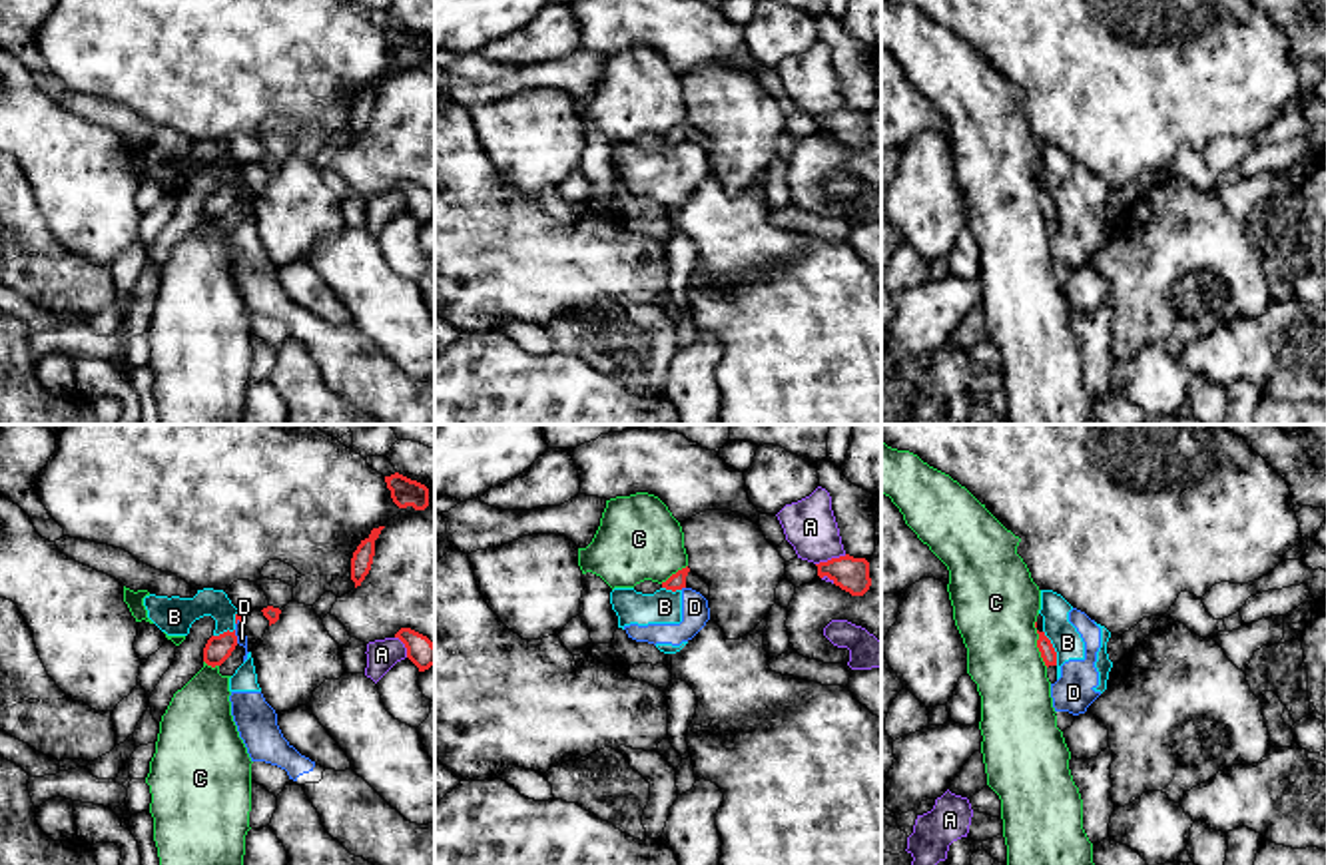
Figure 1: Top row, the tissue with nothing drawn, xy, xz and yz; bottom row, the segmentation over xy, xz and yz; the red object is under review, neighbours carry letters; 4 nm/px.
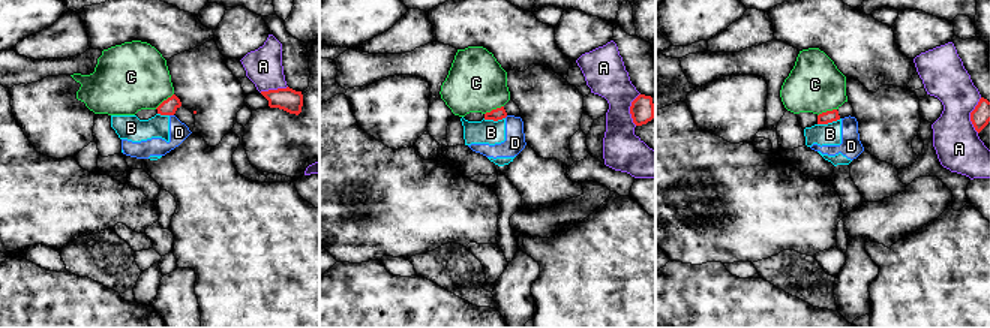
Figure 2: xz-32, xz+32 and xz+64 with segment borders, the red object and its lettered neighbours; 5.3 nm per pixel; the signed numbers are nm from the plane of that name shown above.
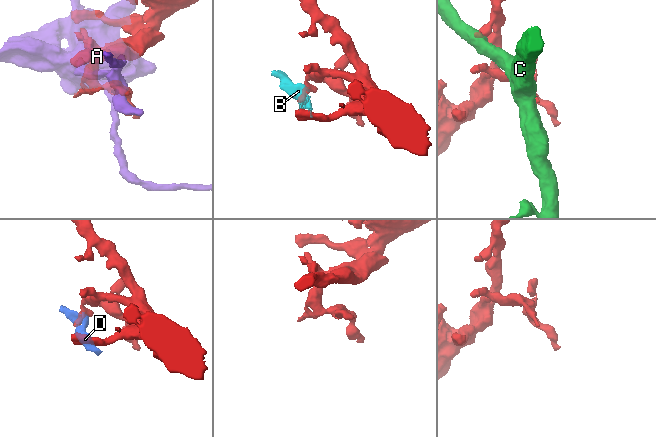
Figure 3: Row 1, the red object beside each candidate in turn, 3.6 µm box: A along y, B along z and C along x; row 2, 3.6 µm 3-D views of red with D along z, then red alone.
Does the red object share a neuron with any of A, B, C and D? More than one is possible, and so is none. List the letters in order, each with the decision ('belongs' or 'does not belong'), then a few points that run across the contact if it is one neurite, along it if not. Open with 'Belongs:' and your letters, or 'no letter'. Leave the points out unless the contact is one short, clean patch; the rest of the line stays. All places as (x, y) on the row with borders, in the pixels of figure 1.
Belongs: no letter
A: does not belong
B: does not belong | yz (1043, 630), (1057, 664)
C: does not belong
D: does not belong | xy (234, 630), (238, 642)

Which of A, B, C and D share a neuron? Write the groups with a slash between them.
A / B D / C

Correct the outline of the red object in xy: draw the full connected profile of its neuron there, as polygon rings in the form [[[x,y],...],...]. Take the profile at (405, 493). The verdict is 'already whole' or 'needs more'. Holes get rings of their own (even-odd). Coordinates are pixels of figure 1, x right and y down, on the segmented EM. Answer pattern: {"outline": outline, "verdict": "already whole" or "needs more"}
{"outline": [[[399,472],[385,476],[391,498],[399,508],[413,506],[425,510],[429,506],[429,488],[417,480],[411,480]]], "verdict": "already whole"}

